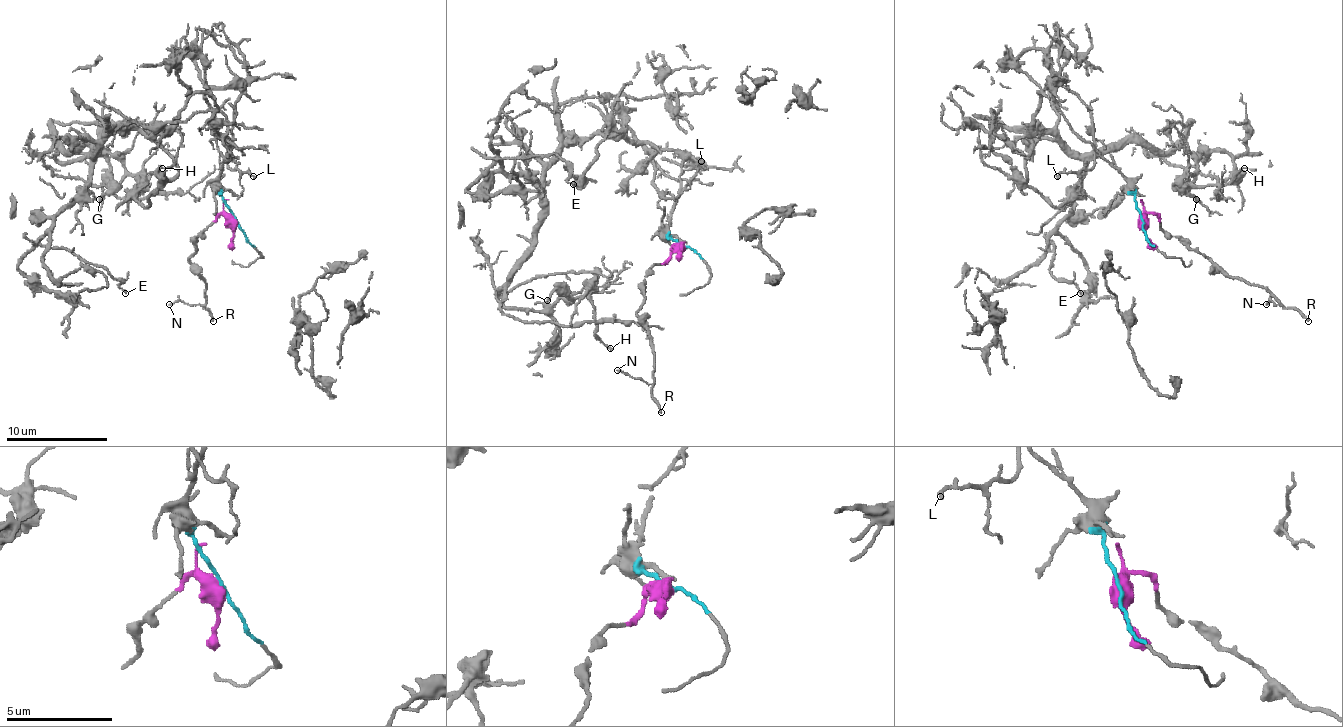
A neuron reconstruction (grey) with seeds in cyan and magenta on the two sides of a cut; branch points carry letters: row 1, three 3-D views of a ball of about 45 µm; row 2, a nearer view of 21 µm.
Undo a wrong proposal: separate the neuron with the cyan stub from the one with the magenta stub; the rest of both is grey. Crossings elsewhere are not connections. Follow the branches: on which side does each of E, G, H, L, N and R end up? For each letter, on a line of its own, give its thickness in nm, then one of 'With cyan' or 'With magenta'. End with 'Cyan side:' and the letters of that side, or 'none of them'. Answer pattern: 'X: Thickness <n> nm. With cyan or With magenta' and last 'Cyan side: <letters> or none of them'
E: Thickness 120 nm. With cyan
G: Thickness 180 nm. With cyan
H: Thickness 140 nm. With cyan
L: Thickness 110 nm. With cyan
N: Thickness 120 nm. With magenta
R: Thickness 190 nm. With magenta
Cyan side: E, G, H, L

